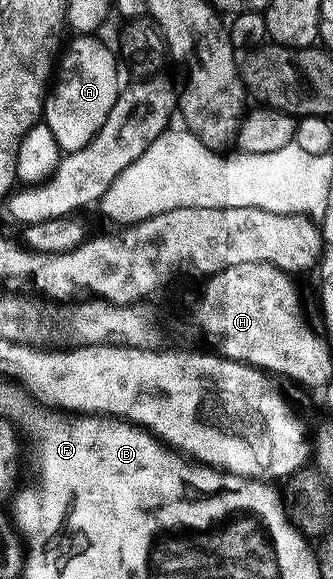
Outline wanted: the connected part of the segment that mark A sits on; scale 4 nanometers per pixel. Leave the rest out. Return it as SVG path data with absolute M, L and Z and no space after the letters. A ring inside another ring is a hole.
M81 34L73 39L68 52L66 47L59 56L58 70L47 92L42 116L42 122L50 129L50 133L54 133L54 141L58 141L64 153L82 149L94 138L98 129L106 125L106 117L110 117L110 109L114 109L122 90L117 54L91 34Z

